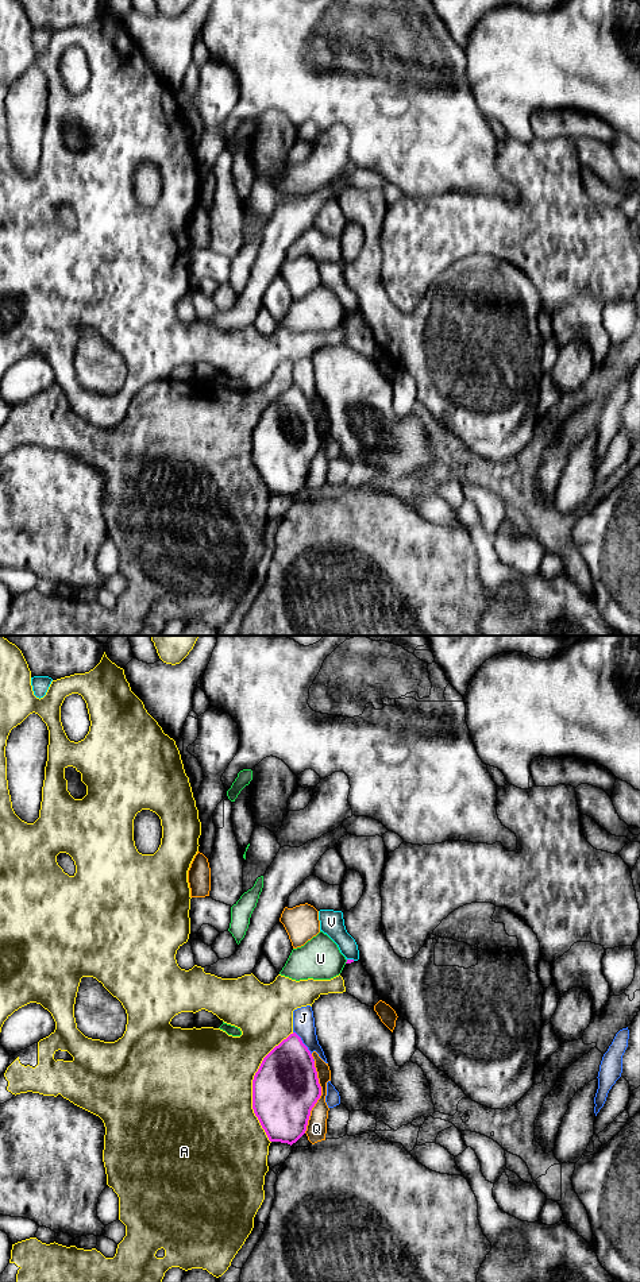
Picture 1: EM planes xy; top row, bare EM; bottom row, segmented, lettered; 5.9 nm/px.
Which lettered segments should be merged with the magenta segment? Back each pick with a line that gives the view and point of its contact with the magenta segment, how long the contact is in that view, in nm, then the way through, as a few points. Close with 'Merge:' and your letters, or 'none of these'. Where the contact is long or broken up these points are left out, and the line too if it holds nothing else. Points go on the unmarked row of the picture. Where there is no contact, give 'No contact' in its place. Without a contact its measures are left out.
Merge: none of these

